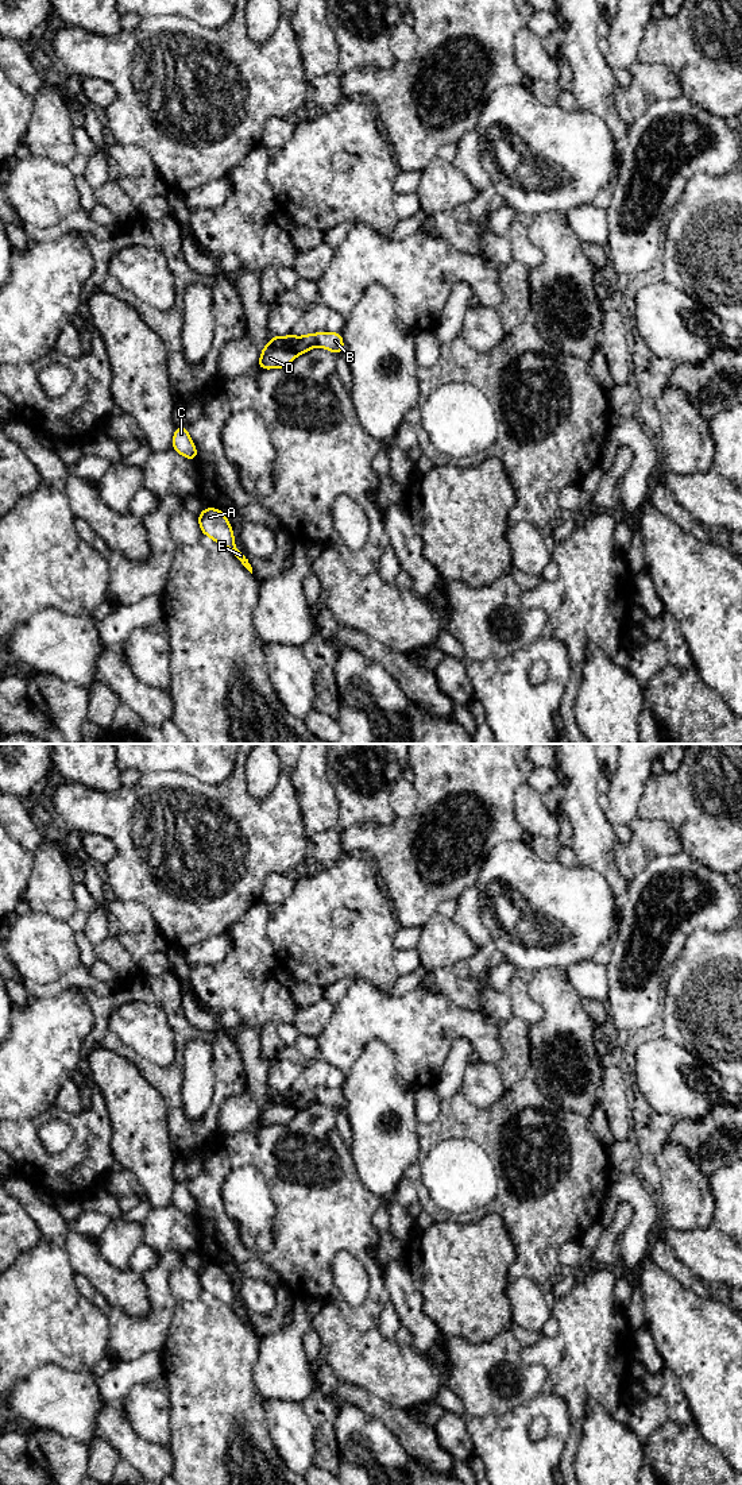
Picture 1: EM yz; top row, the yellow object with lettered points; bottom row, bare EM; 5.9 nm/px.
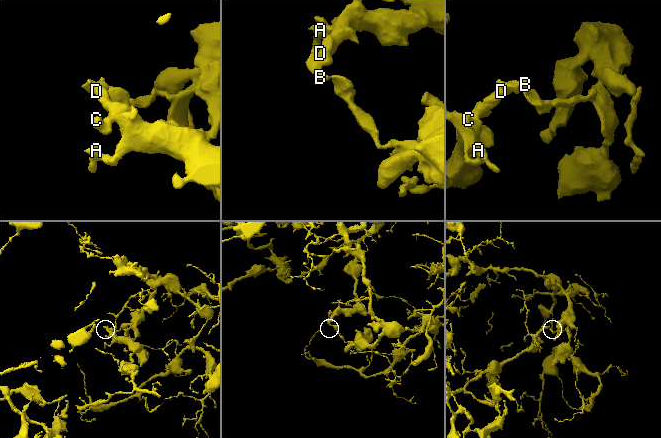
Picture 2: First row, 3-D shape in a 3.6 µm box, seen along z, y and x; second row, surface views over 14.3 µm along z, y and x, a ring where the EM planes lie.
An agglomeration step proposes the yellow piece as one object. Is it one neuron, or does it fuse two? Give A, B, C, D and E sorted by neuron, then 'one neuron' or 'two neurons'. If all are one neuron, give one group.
A C D E / B | two neurons

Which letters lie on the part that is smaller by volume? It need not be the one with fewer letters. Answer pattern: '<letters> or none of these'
A, C, D, E

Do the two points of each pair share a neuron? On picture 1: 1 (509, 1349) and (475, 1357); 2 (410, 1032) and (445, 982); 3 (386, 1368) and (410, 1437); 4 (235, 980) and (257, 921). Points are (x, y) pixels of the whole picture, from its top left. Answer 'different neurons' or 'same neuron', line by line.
1: same neuron
2: different neurons
3: different neurons
4: same neuron

